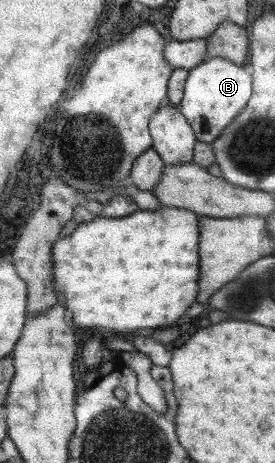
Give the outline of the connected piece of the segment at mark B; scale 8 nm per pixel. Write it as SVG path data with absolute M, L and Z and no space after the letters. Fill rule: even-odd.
M213 57L189 71L184 98L178 109L186 116L187 122L190 122L197 140L212 143L246 109L249 96L251 96L251 74L230 59Z

